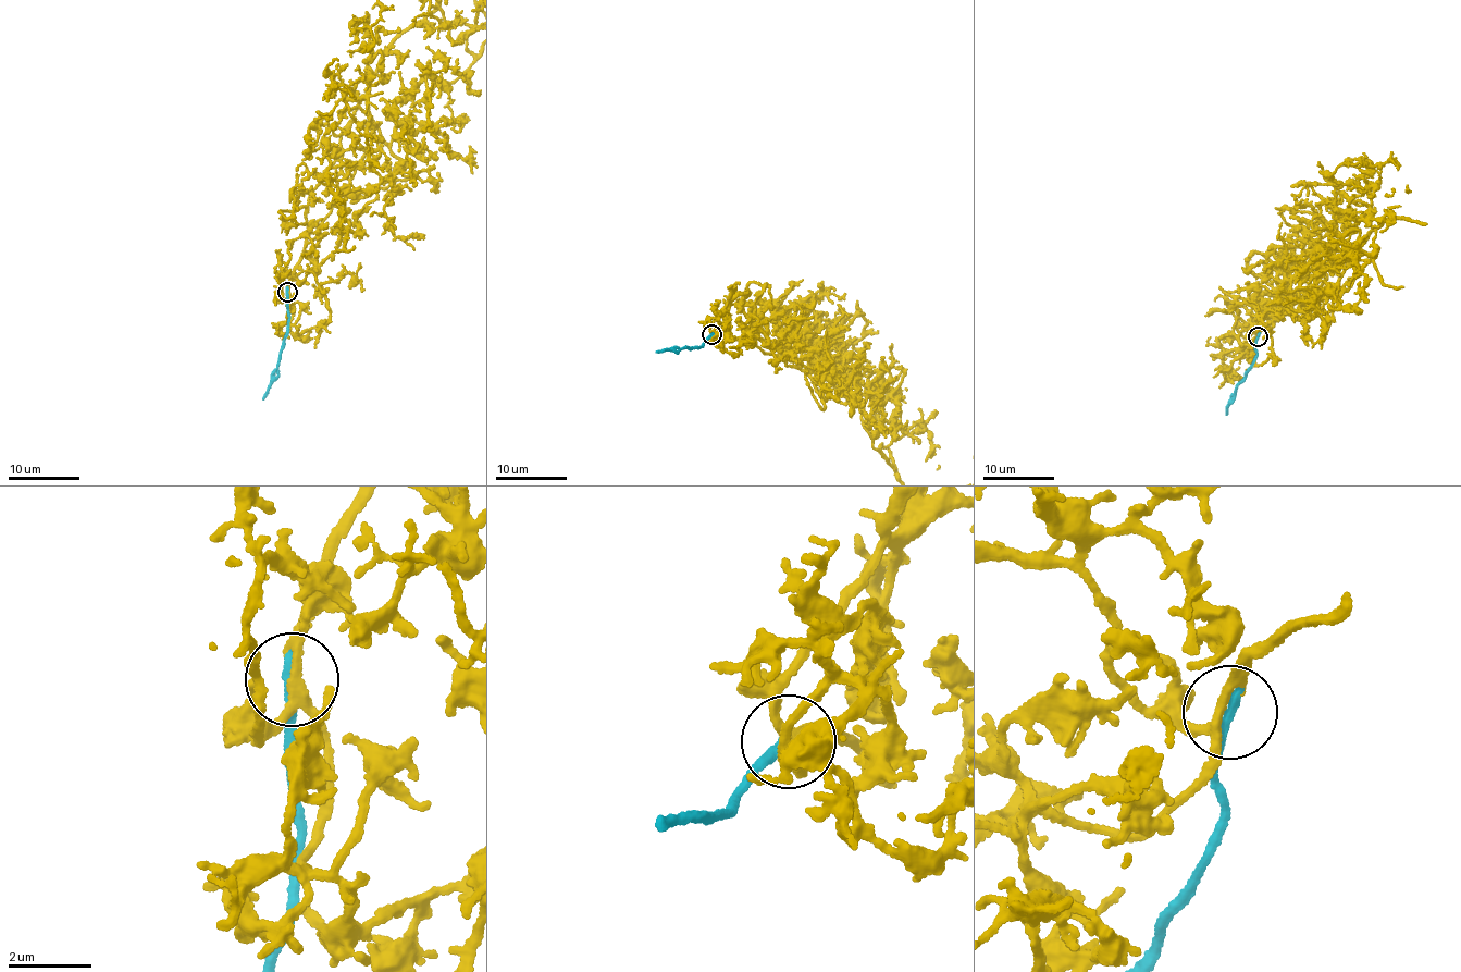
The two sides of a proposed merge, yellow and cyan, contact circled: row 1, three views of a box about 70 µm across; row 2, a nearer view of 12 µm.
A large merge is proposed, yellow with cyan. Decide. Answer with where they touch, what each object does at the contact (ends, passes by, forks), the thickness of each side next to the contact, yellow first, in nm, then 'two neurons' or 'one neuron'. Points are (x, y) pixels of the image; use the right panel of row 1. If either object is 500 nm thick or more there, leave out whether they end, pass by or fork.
place (1258, 336); yellow forks; cyan ends; calibres 180 and 260 nm; one neuron

